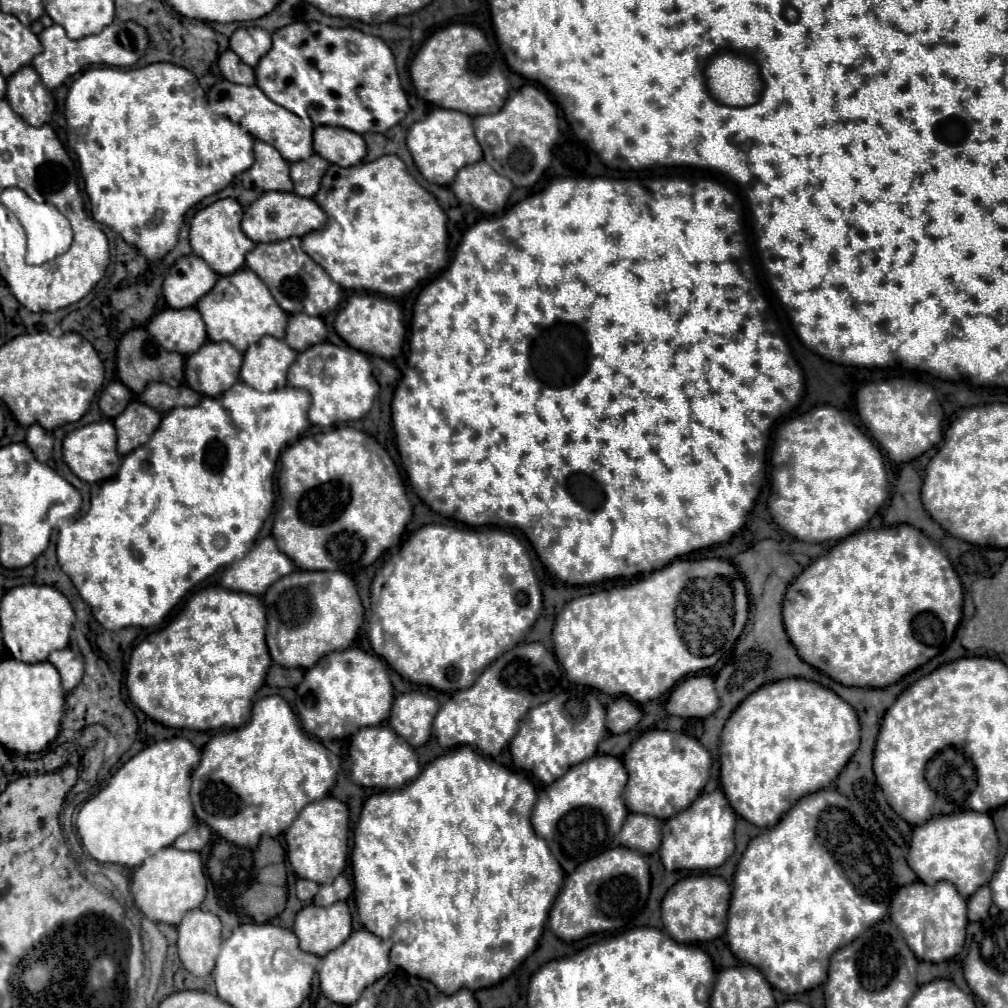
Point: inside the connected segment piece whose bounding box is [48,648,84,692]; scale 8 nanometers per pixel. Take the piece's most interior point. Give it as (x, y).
(71, 668)

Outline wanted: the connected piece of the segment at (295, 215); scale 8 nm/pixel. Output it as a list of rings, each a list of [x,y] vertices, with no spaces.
[[[264,192],[256,202],[252,202],[246,208],[242,230],[250,240],[258,244],[258,242],[278,242],[292,236],[302,238],[308,232],[322,228],[324,222],[326,214],[312,198],[300,198],[294,192]]]

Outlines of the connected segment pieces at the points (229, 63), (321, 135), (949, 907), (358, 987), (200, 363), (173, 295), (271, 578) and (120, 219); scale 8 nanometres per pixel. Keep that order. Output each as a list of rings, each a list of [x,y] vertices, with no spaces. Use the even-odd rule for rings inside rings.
[[[226,50],[224,54],[220,54],[218,66],[220,66],[222,76],[230,82],[240,82],[240,84],[246,84],[246,86],[256,84],[254,70],[248,64],[244,64],[232,50]]]
[[[318,126],[314,128],[314,150],[332,164],[354,166],[366,156],[366,142],[352,130]]]
[[[914,882],[908,884],[904,888],[900,888],[896,892],[896,898],[892,900],[890,906],[890,918],[892,922],[898,926],[898,930],[902,932],[906,944],[910,946],[910,950],[916,954],[918,960],[924,962],[944,962],[954,958],[966,940],[966,926],[968,926],[968,918],[966,918],[966,900],[958,894],[956,886],[952,886],[950,882],[938,882],[936,886],[928,886],[924,882]]]
[[[368,930],[352,932],[342,946],[338,946],[336,950],[328,952],[322,958],[318,976],[320,976],[320,988],[324,996],[342,1006],[356,1004],[356,1000],[360,998],[366,986],[372,986],[376,980],[380,980],[384,974],[390,972],[390,960],[388,960],[390,948],[392,948],[390,940],[382,940]]]
[[[206,342],[196,354],[186,358],[186,382],[192,390],[218,398],[238,382],[242,360],[242,352],[232,344]]]
[[[182,256],[170,268],[170,274],[164,280],[164,298],[170,308],[188,308],[196,306],[208,290],[216,284],[218,274],[198,256]]]
[[[272,536],[260,540],[242,560],[236,560],[222,574],[222,588],[262,596],[278,578],[294,570],[292,560],[278,550]]]
[[[158,62],[158,64],[150,64],[146,68],[130,68],[130,70],[108,68],[108,66],[88,68],[88,70],[84,70],[76,76],[76,80],[72,82],[72,86],[68,90],[68,98],[66,98],[66,136],[68,136],[70,150],[74,150],[74,154],[78,156],[78,162],[80,162],[80,172],[82,172],[84,182],[86,182],[86,194],[88,194],[90,204],[92,204],[92,210],[90,210],[92,218],[96,222],[106,224],[112,230],[116,230],[130,246],[134,246],[150,262],[156,262],[156,260],[164,258],[170,250],[174,250],[174,246],[178,244],[180,228],[184,226],[186,212],[190,208],[194,208],[206,196],[212,196],[212,194],[224,190],[238,174],[248,170],[248,166],[252,166],[252,162],[254,162],[254,150],[252,150],[254,138],[248,134],[248,130],[244,130],[244,126],[236,126],[234,122],[228,122],[228,118],[220,118],[220,116],[212,114],[208,110],[204,98],[206,98],[206,94],[200,88],[196,76],[192,72],[188,72],[186,68],[182,68],[182,66],[168,64],[168,62]]]

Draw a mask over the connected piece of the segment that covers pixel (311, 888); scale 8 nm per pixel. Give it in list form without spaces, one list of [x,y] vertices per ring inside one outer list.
[[[298,880],[296,882],[296,896],[304,902],[310,902],[318,892],[318,884],[312,880]]]

